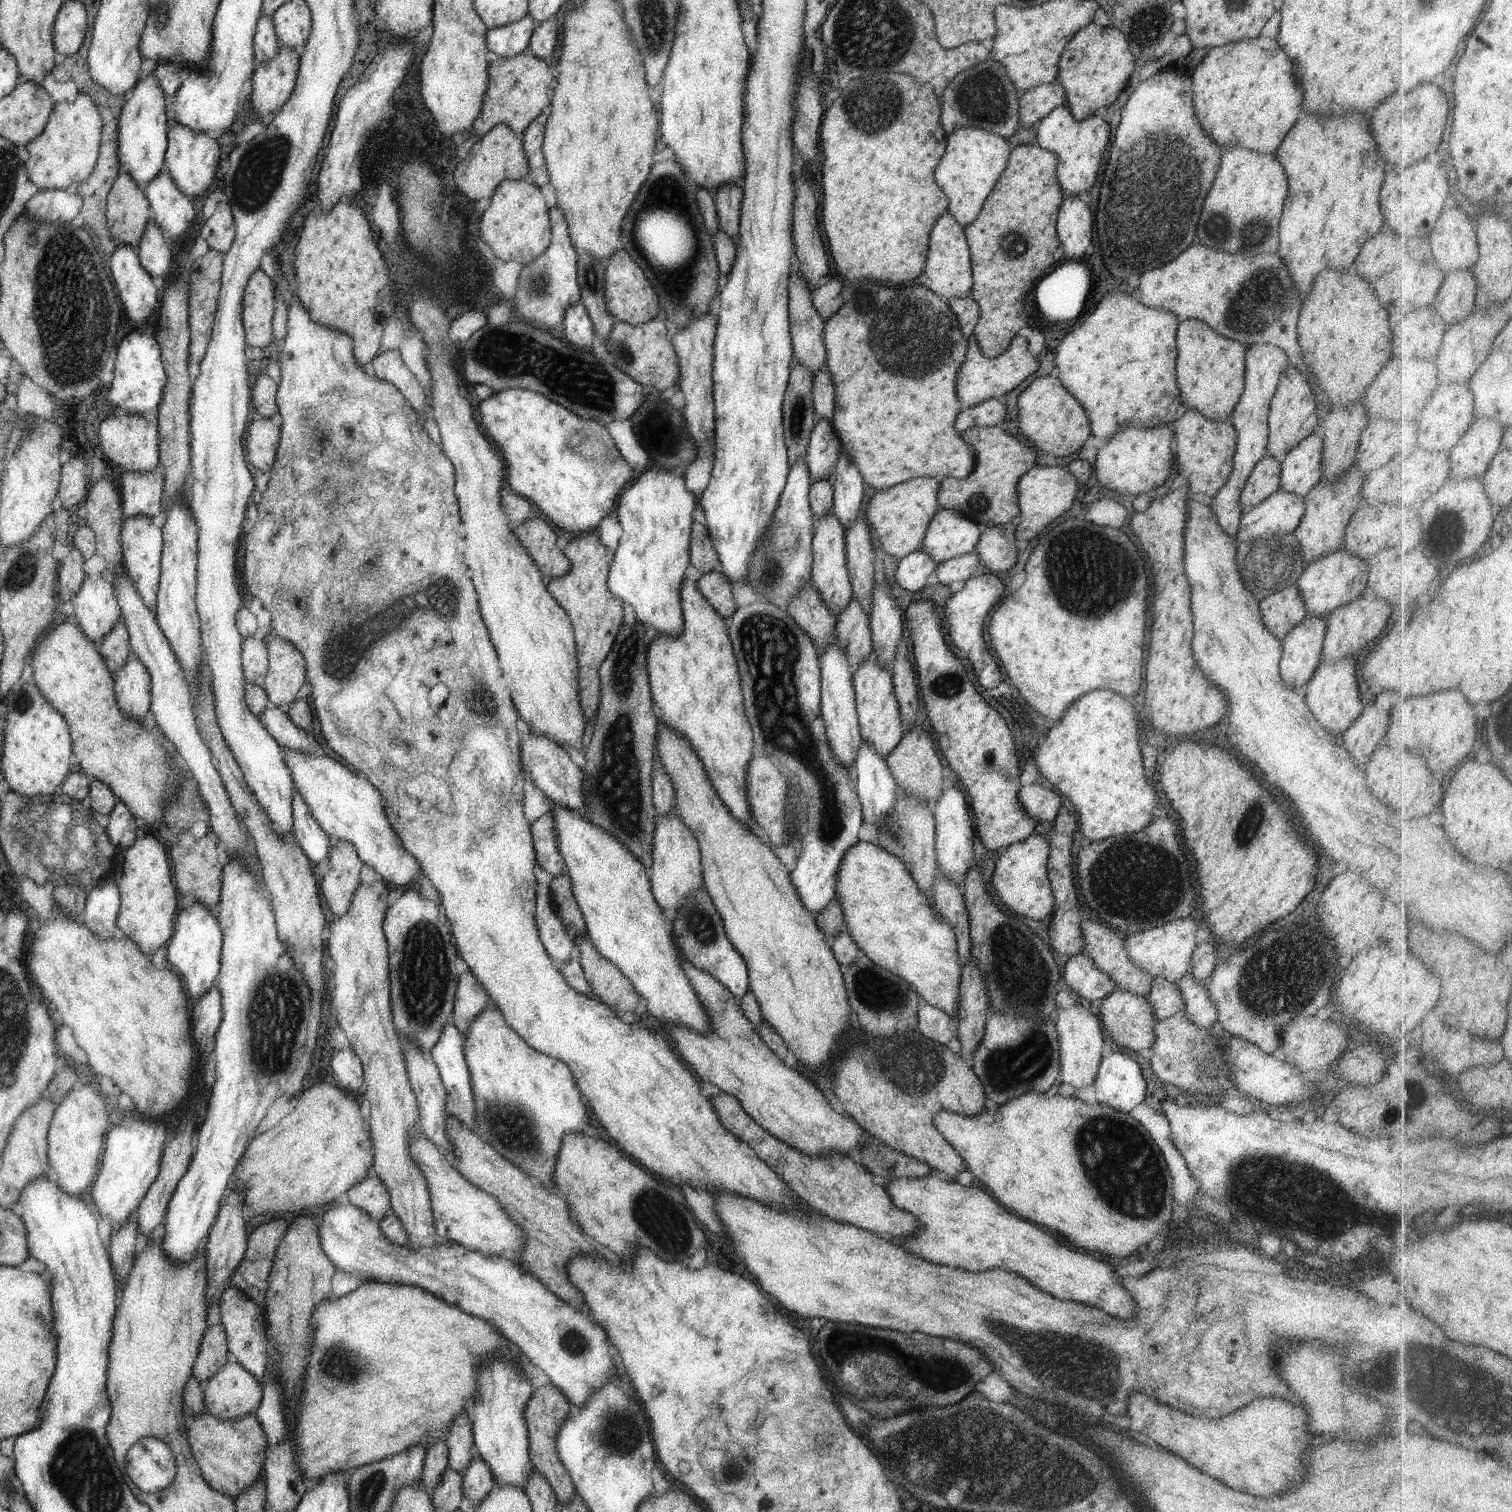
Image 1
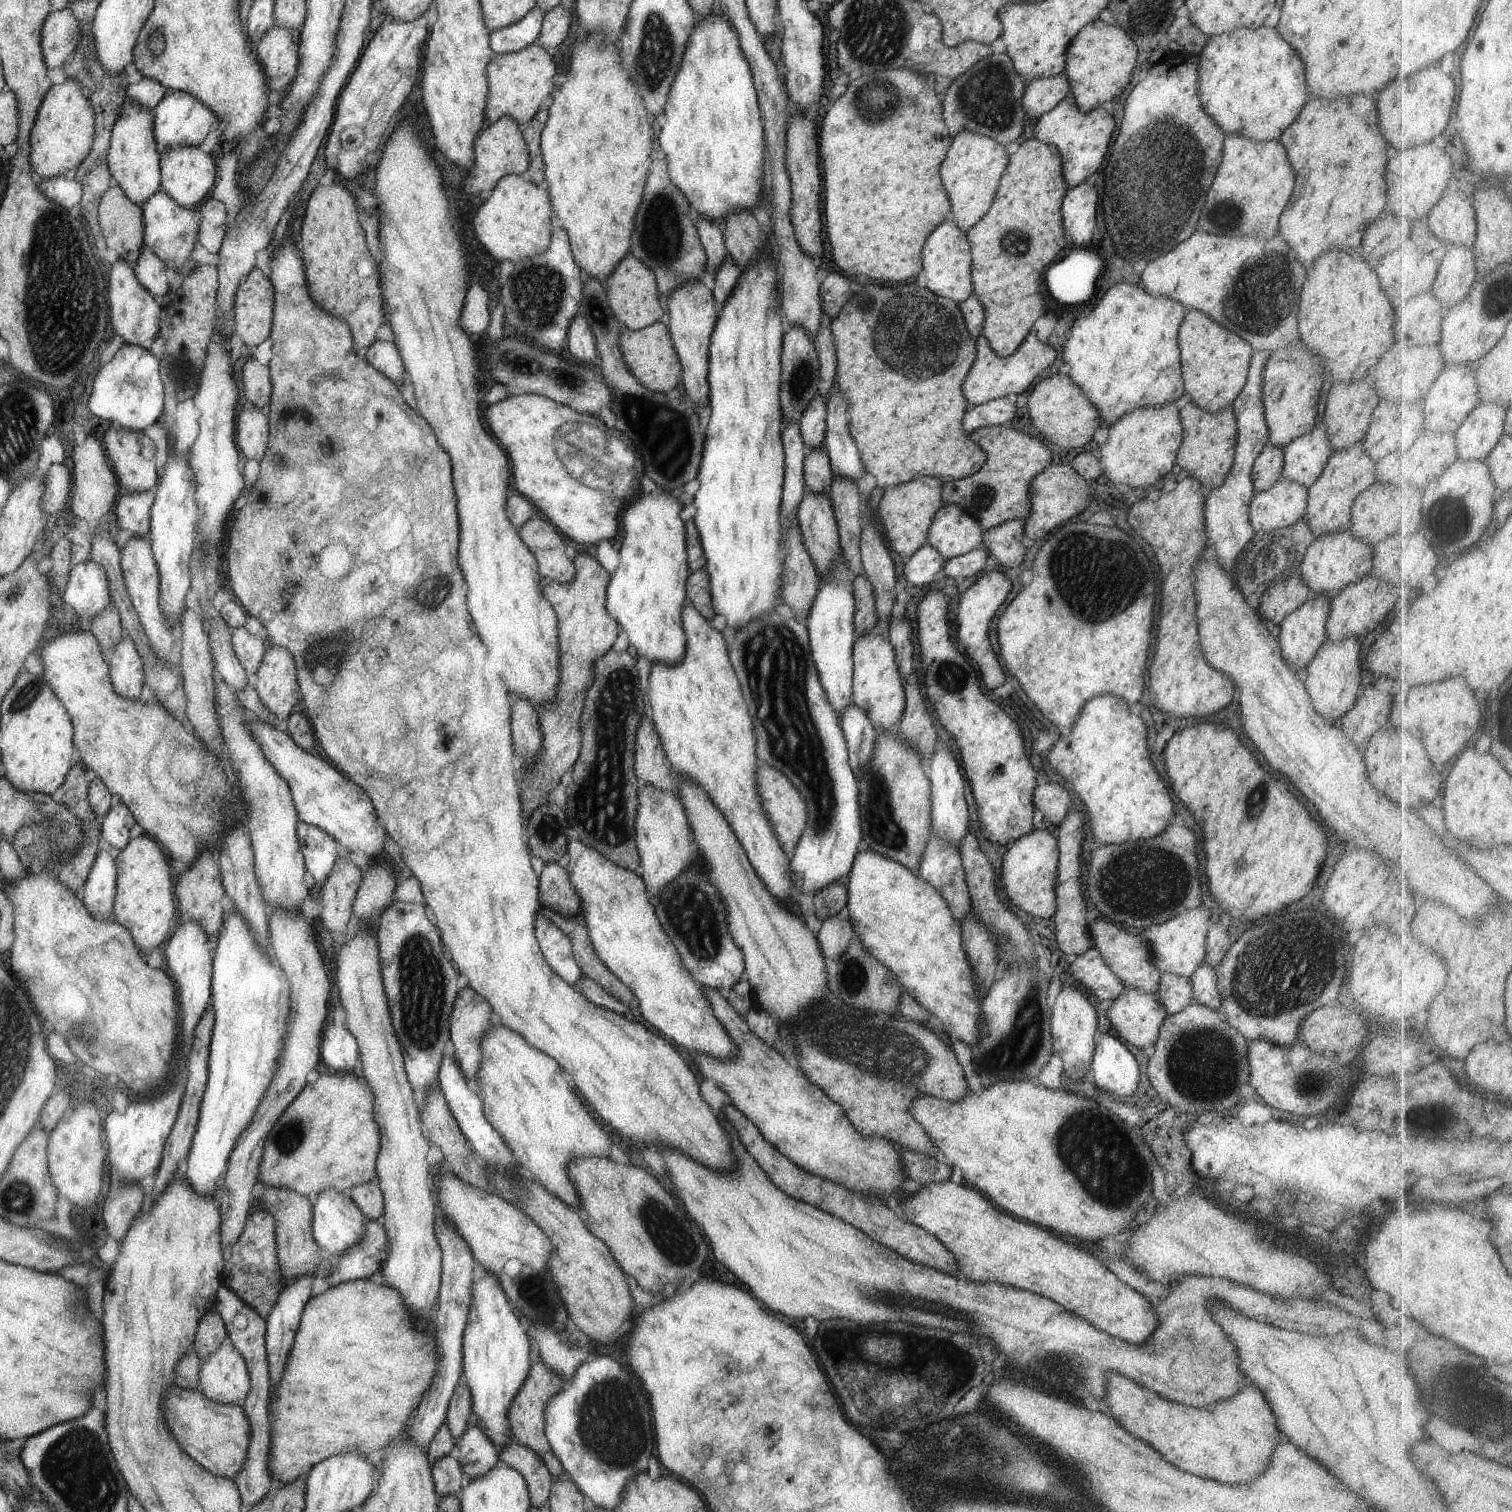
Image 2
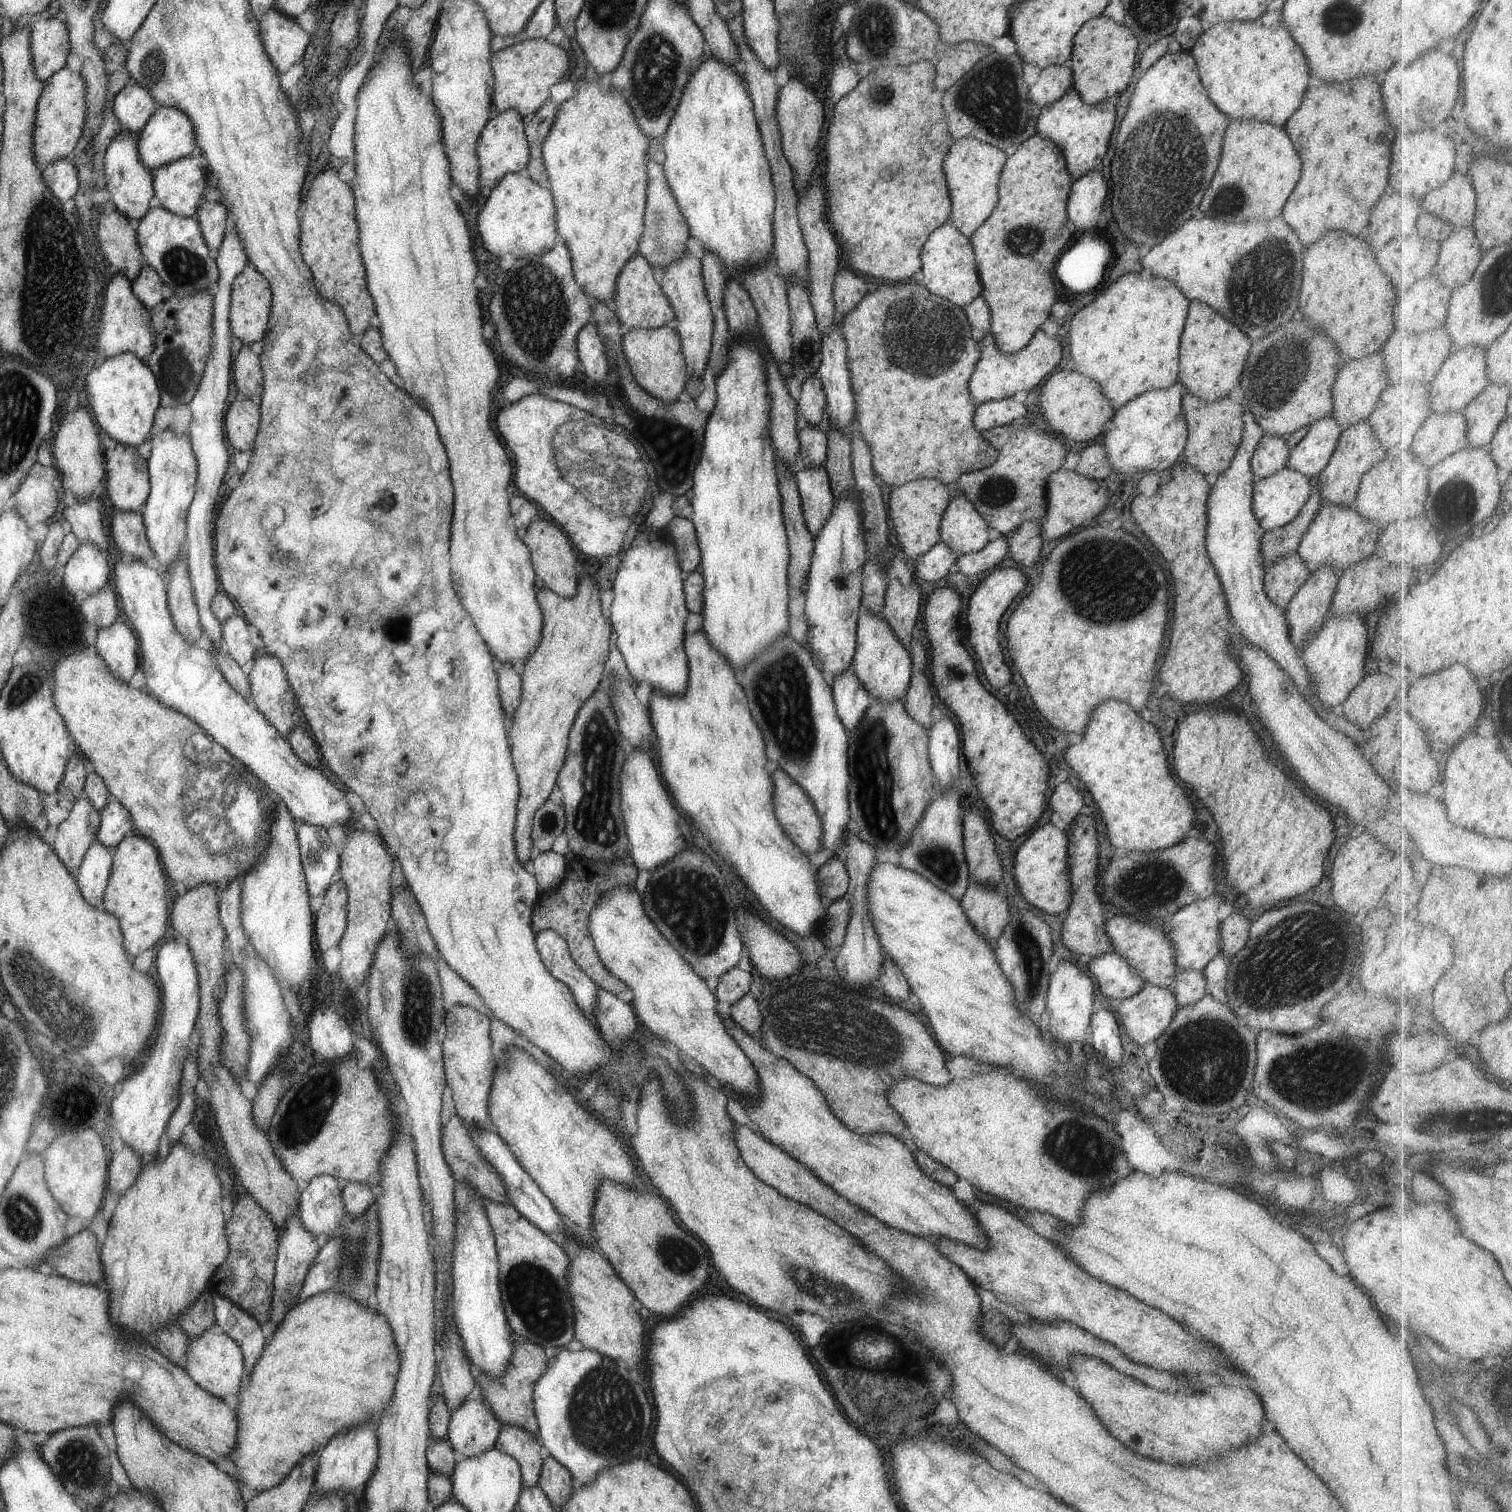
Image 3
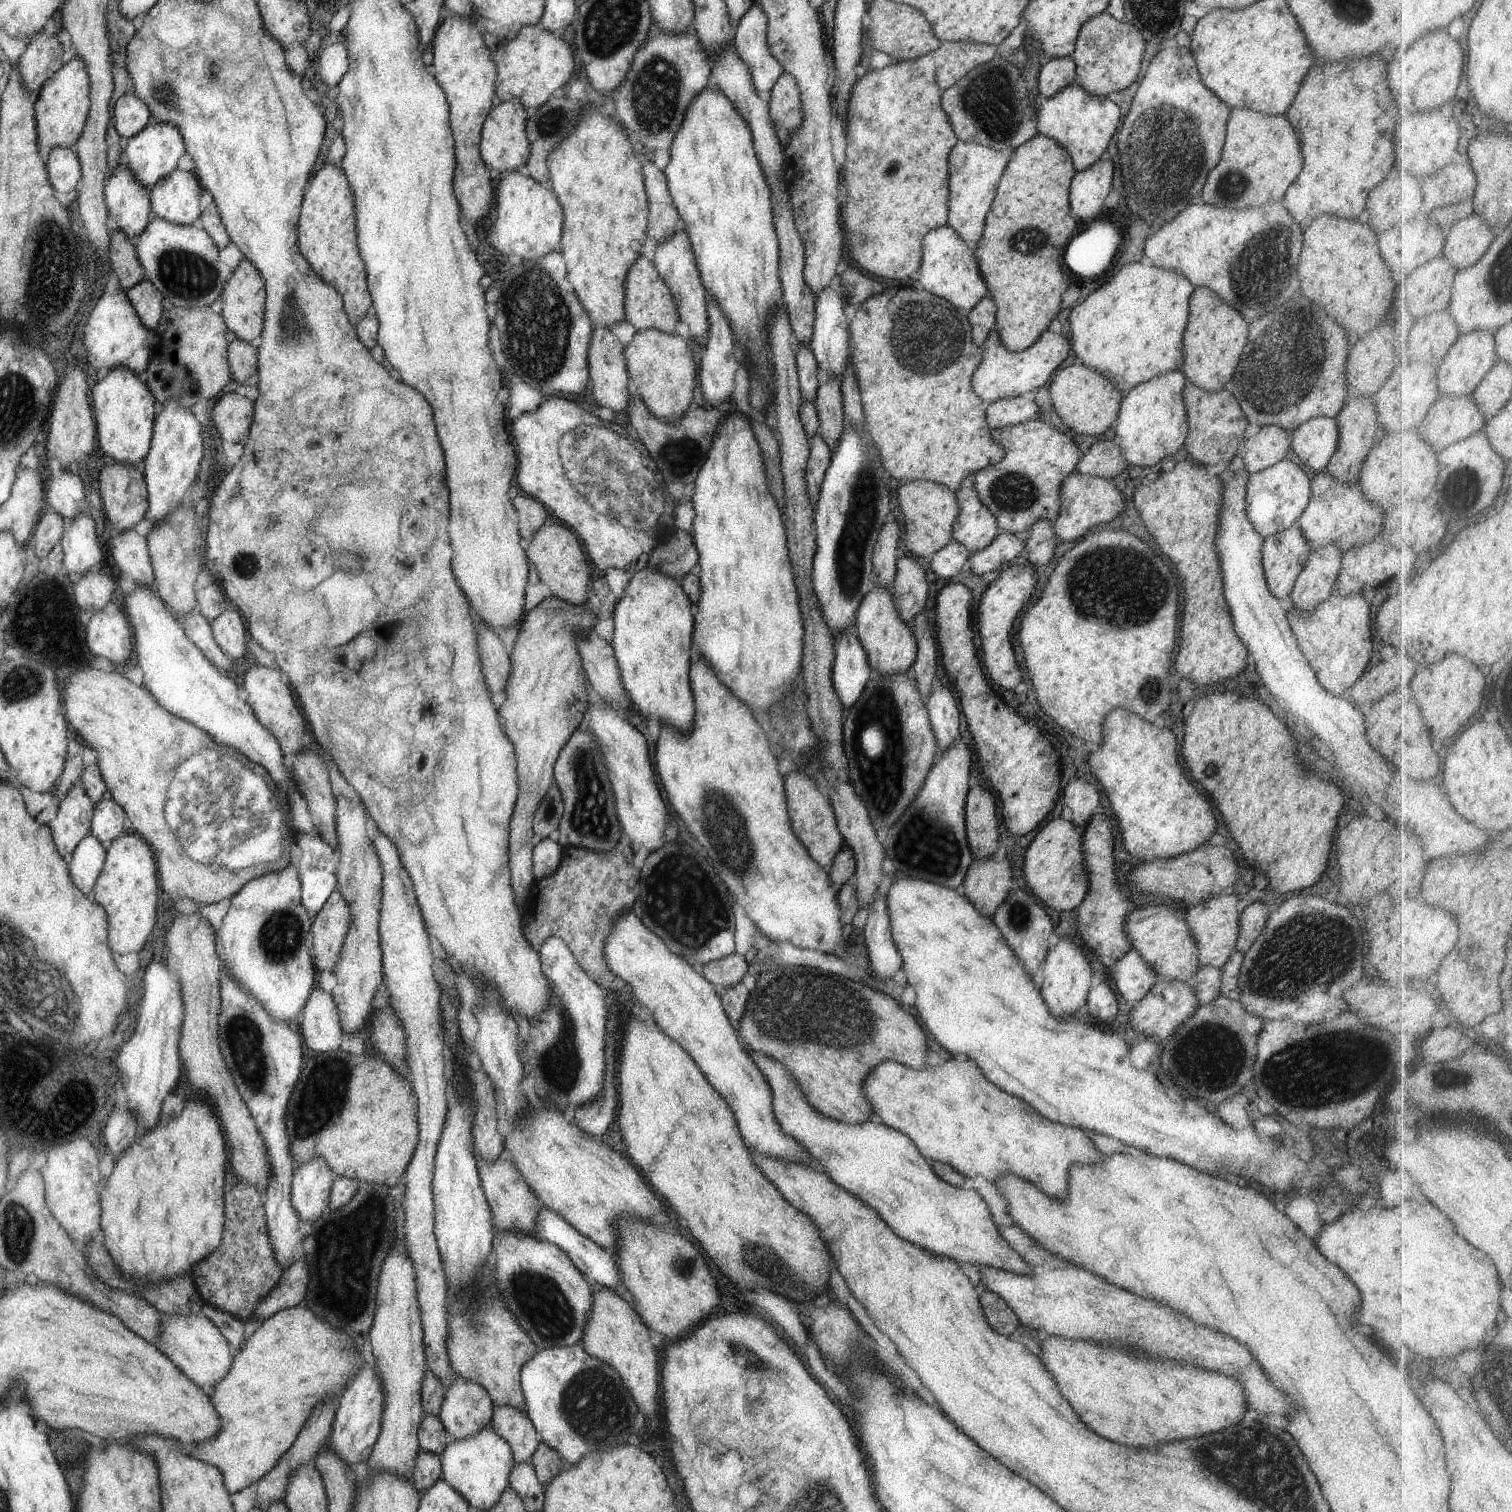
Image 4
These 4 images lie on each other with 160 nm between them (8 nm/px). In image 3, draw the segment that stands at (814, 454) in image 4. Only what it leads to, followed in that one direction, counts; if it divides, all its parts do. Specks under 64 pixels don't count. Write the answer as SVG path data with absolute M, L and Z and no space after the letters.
M823 466L815 469L804 467L803 470L795 472L795 479L801 496L801 509L806 528L814 540L830 518L835 505L829 476Z

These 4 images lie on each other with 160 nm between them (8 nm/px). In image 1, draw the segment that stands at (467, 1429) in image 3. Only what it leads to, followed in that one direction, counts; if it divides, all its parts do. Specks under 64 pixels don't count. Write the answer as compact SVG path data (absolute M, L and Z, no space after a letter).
M474 1458L465 1476L465 1493L468 1502L477 1507L490 1494L496 1484L488 1465L482 1459Z

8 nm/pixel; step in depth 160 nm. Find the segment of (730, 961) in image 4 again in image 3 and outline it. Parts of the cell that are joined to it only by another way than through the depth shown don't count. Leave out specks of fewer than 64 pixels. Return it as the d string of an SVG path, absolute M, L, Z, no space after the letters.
M738 966L731 968L719 978L715 997L718 1001L717 1010L720 1015L729 1016L731 1006L750 992L752 980L755 980L752 972L742 971Z

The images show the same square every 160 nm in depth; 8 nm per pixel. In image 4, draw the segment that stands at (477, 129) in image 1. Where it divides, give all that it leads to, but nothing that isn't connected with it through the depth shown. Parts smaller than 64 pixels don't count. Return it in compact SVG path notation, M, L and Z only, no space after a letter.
M540 24L522 28L517 38L501 43L494 51L497 65L497 95L500 102L518 99L526 108L540 108L572 78L576 62L572 48Z

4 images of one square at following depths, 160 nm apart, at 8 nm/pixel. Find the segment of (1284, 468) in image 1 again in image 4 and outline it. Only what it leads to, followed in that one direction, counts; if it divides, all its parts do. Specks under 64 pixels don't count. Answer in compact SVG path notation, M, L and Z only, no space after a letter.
M1316 417L1302 423L1291 435L1292 450L1309 471L1324 472L1339 439L1335 418Z

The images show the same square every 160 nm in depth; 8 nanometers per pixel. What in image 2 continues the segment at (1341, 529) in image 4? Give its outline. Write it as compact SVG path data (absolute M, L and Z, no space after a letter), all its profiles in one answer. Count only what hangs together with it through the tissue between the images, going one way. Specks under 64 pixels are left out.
M1350 530L1325 533L1308 547L1299 575L1314 595L1337 595L1348 585L1356 584L1373 570L1373 545L1360 540Z

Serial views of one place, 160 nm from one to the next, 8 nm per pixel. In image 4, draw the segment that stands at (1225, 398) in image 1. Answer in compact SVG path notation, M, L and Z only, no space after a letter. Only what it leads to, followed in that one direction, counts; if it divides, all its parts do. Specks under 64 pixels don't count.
M1196 287L1189 298L1189 317L1183 336L1181 371L1188 383L1219 393L1234 378L1249 335L1247 320L1215 292Z

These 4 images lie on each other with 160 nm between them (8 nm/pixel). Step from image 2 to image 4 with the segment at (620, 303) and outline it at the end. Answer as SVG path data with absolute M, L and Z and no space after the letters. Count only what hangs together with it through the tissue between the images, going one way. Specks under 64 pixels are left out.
M644 256L638 258L627 272L624 287L624 314L625 319L637 331L658 329L660 332L675 333L679 314L672 293L656 272L656 267Z

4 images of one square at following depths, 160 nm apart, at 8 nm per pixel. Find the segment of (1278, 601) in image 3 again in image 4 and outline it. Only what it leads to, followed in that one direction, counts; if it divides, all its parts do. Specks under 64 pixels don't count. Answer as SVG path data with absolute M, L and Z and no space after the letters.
M1293 524L1274 536L1266 537L1261 551L1269 591L1275 597L1286 598L1312 553L1300 527Z

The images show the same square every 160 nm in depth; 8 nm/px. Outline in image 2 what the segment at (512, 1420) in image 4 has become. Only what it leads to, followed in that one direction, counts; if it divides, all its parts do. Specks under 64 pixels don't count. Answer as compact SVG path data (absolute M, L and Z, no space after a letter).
M514 1440L506 1447L502 1447L500 1462L506 1463L525 1477L532 1506L536 1508L549 1506L549 1496L555 1480L538 1453Z

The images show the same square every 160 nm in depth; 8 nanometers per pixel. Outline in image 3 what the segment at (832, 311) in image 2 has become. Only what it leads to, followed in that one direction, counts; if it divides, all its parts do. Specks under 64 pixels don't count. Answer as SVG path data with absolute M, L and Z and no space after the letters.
M839 270L833 282L833 301L840 318L856 308L856 305L866 296L869 283L859 274L850 270Z

